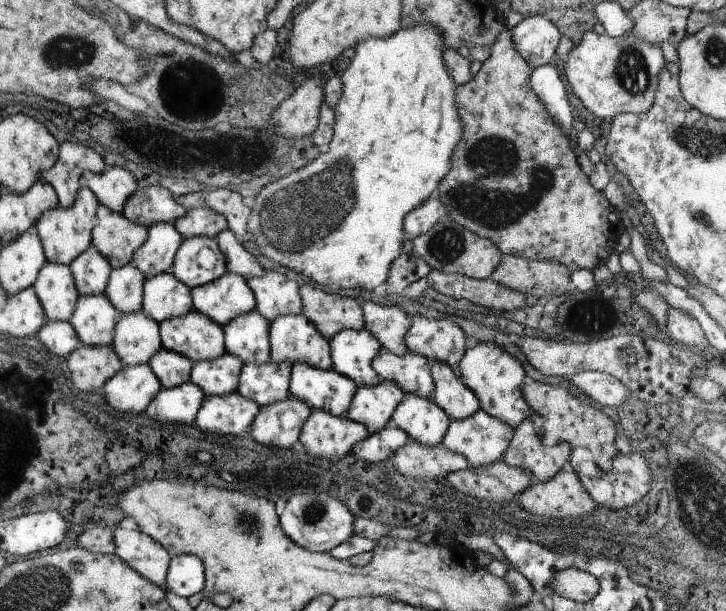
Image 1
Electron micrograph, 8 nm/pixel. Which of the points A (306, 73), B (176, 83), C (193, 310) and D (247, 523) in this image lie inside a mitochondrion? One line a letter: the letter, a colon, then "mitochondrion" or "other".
A: other
B: mitochondrion
C: other
D: mitochondrion

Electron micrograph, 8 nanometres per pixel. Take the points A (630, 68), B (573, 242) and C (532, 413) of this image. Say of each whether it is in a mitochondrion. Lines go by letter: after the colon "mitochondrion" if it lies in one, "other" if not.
A: mitochondrion
B: other
C: other

